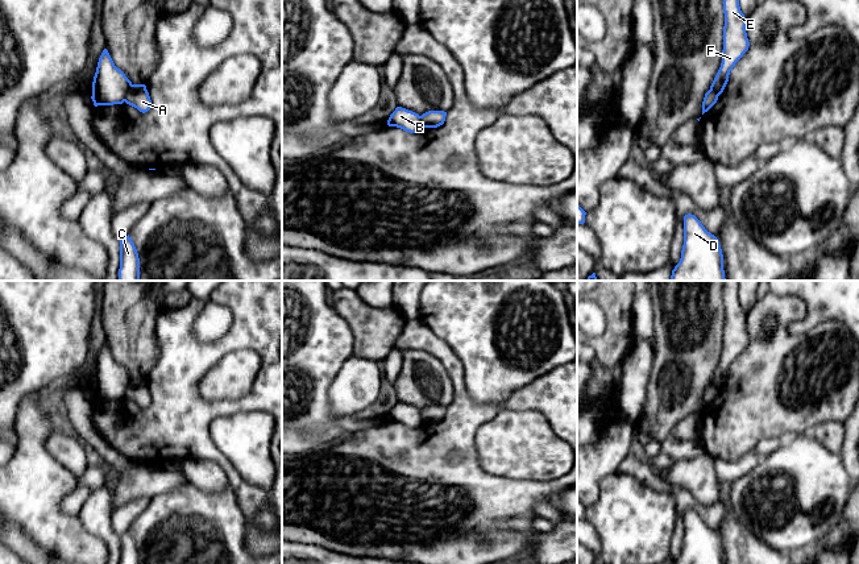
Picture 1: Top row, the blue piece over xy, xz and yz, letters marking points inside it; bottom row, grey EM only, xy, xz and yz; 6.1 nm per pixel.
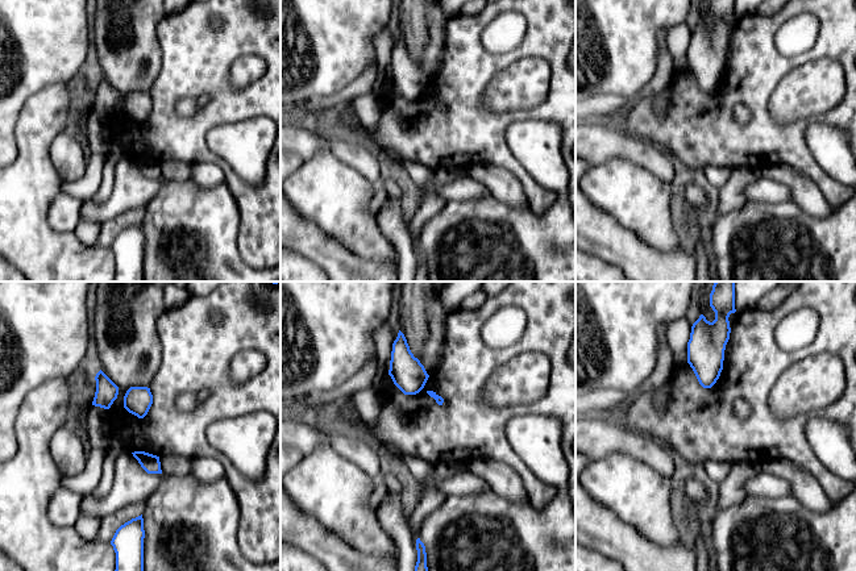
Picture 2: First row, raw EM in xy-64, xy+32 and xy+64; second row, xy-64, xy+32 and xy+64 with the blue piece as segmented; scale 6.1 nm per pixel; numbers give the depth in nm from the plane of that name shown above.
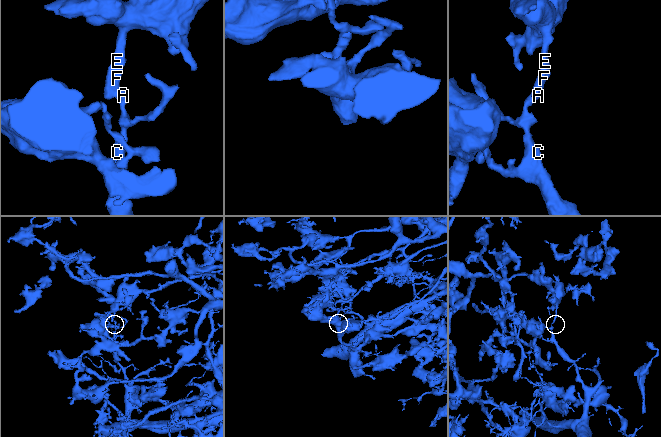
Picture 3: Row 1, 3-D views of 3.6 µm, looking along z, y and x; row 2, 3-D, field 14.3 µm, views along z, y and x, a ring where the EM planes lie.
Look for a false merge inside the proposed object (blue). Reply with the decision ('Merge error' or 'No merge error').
Merge error

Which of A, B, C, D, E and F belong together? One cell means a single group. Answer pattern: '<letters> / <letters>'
A C D / B E F

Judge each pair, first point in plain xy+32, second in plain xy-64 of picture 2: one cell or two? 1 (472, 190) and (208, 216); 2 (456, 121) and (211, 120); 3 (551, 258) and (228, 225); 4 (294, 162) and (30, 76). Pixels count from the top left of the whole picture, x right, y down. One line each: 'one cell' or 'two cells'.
1: two cells
2: one cell
3: one cell
4: one cell

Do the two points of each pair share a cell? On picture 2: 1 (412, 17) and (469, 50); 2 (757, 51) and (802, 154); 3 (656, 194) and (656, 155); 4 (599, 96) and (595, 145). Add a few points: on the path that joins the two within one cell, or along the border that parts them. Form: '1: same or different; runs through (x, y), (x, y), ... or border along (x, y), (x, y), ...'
1: different; border along (451, 17), (447, 23), (443, 63), (440, 66)
2: same; runs through (757, 78), (760, 117), (776, 133)
3: different; border along (628, 161), (669, 183)
4: different; border along (589, 119), (591, 120)

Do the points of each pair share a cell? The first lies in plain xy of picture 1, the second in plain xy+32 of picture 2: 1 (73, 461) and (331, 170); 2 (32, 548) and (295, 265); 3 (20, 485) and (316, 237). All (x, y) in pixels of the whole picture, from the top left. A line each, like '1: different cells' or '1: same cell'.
1: different cells
2: different cells
3: different cells

